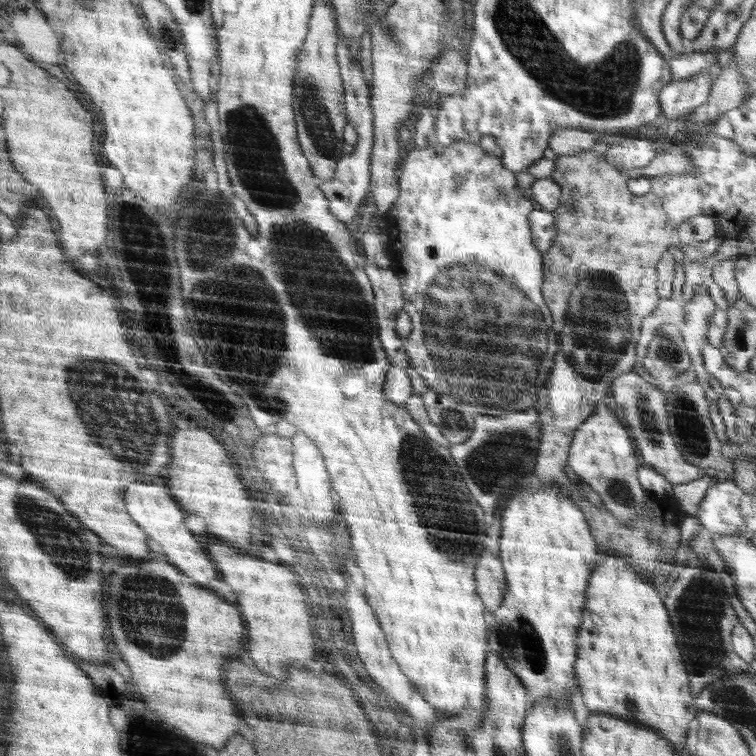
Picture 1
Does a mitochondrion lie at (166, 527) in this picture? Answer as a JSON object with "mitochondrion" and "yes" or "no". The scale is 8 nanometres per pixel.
{"mitochondrion":"no"}

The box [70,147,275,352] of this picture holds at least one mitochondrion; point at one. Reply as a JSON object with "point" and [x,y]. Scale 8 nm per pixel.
{"point":[132,210]}

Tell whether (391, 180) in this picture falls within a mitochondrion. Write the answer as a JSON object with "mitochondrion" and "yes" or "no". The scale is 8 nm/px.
{"mitochondrion":"no"}

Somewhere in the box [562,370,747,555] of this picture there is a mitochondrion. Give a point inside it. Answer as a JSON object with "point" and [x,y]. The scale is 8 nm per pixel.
{"point":[684,428]}

